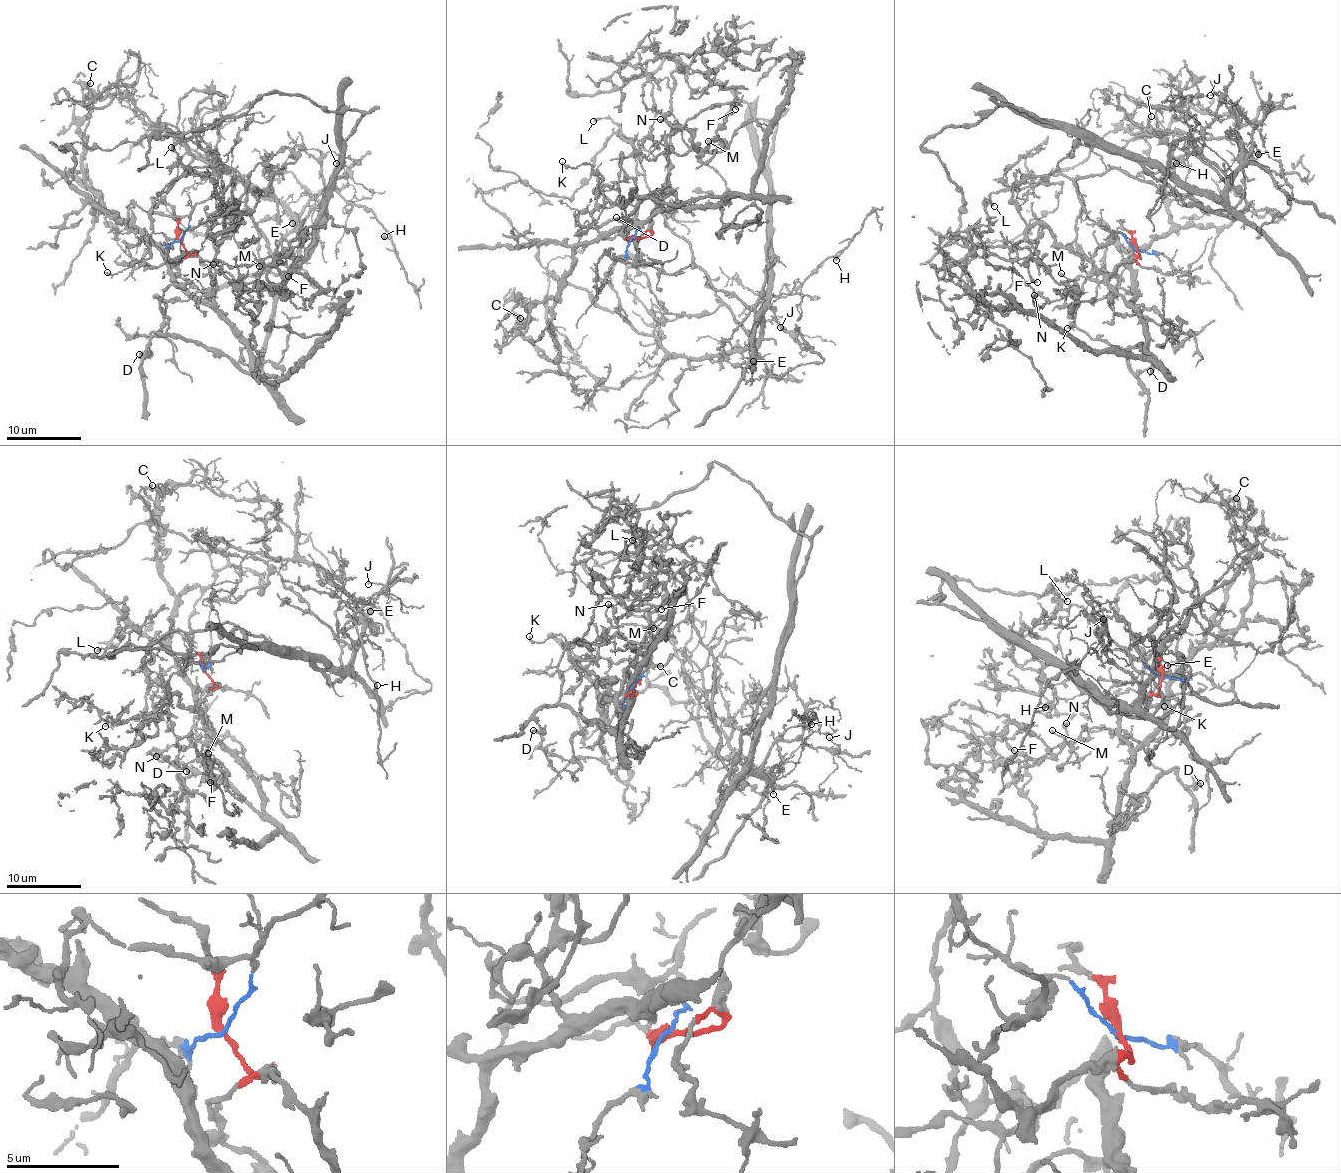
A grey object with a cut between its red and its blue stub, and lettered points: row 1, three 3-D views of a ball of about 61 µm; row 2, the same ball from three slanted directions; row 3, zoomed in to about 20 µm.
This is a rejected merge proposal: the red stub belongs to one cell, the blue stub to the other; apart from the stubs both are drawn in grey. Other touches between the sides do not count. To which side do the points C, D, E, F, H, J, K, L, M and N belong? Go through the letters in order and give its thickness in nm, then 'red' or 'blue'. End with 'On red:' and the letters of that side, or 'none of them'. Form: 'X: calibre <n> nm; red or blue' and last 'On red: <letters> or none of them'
C: calibre 240 nm; red
D: calibre 220 nm; red
E: calibre 110 nm; blue
F: calibre 300 nm; red
H: calibre 190 nm; blue
J: calibre 120 nm; blue
K: calibre 160 nm; red
L: calibre 240 nm; blue
M: calibre 140 nm; red
N: calibre 240 nm; red
On red: C, D, F, K, M, N

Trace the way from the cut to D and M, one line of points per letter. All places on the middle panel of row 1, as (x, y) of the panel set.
D: (634, 237), (646, 235), (669, 192), (690, 206), (727, 196), (677, 204), (624, 197), (626, 218), (617, 217)
M: (634, 237), (669, 192), (690, 206), (725, 195), (643, 197), (620, 159), (707, 151), (708, 141)

